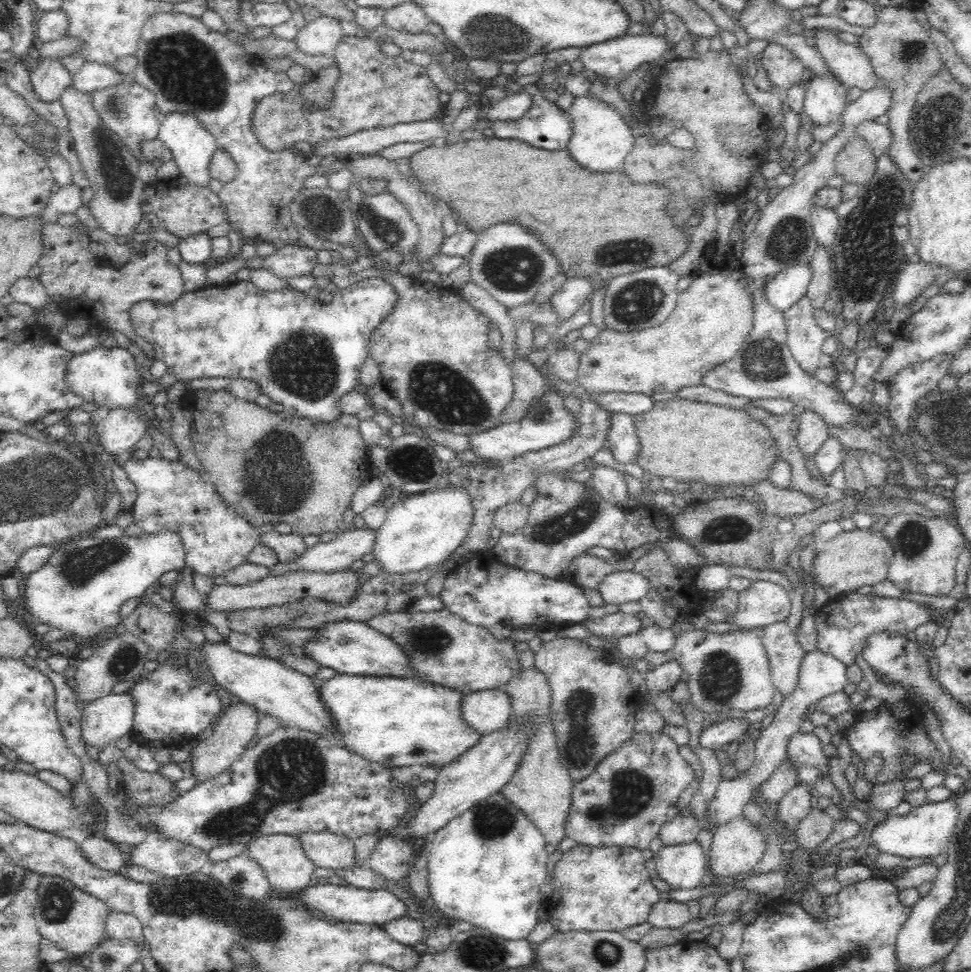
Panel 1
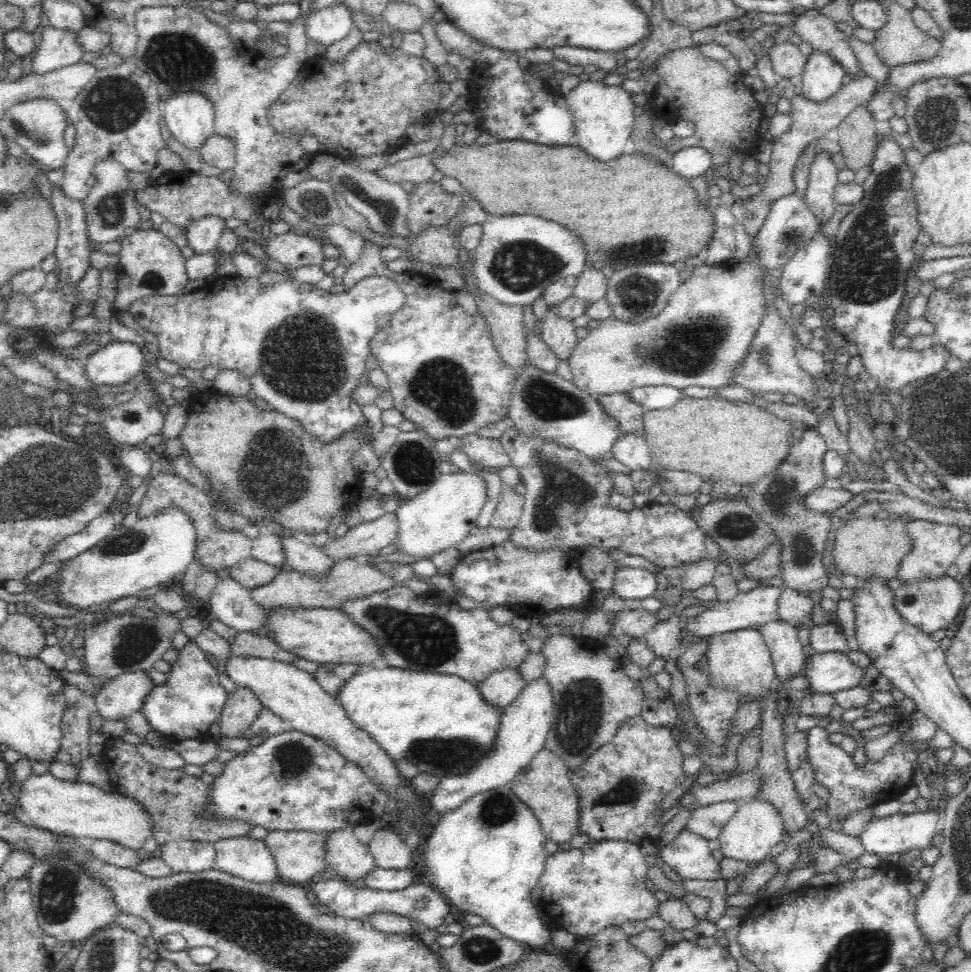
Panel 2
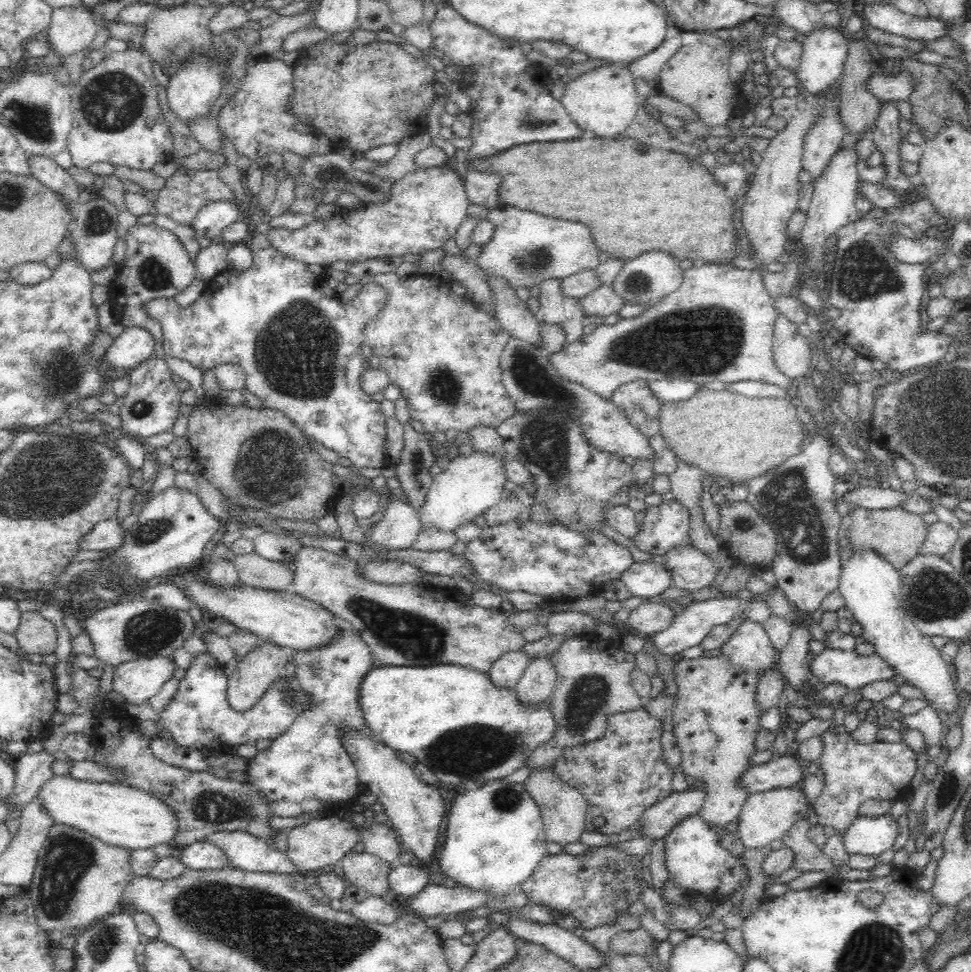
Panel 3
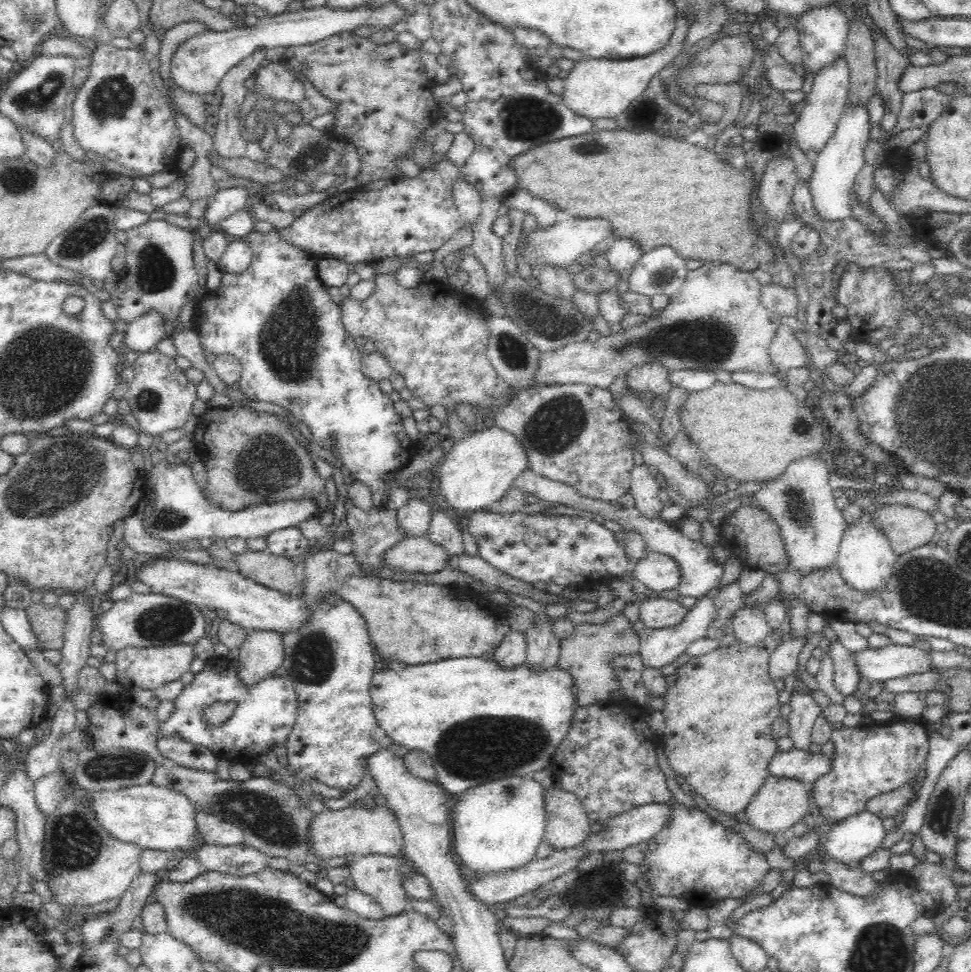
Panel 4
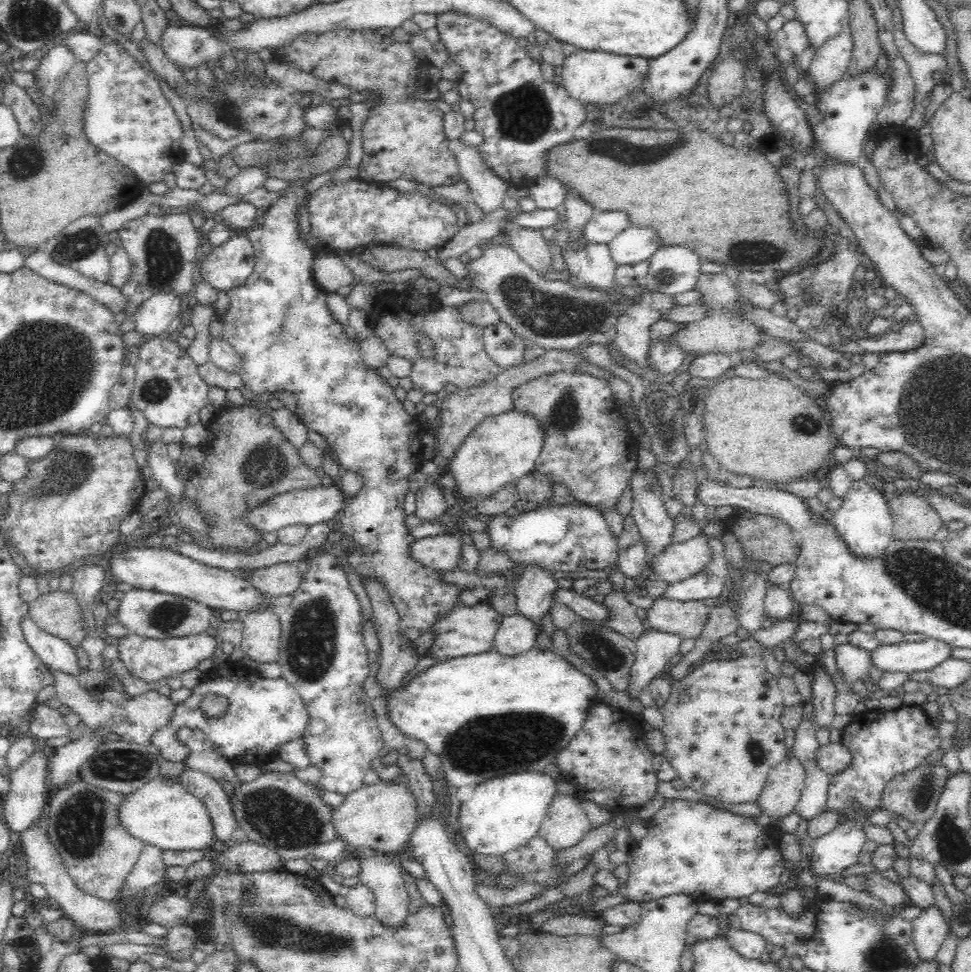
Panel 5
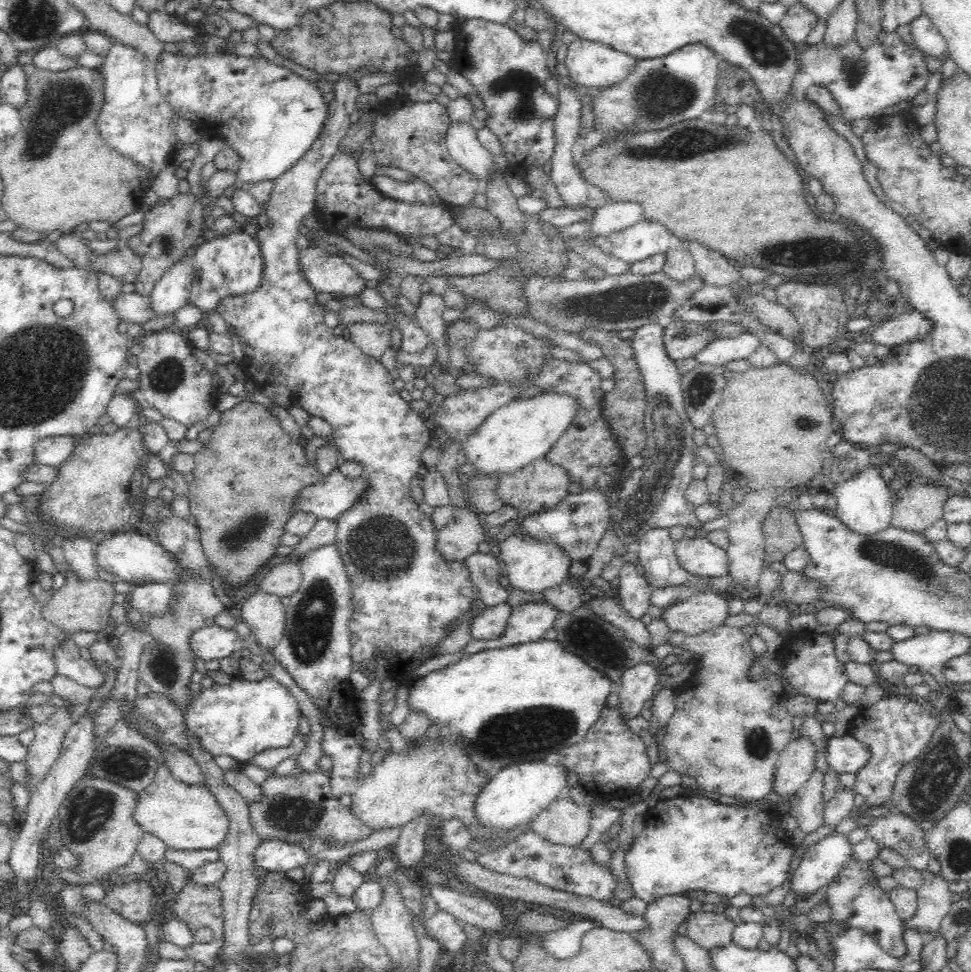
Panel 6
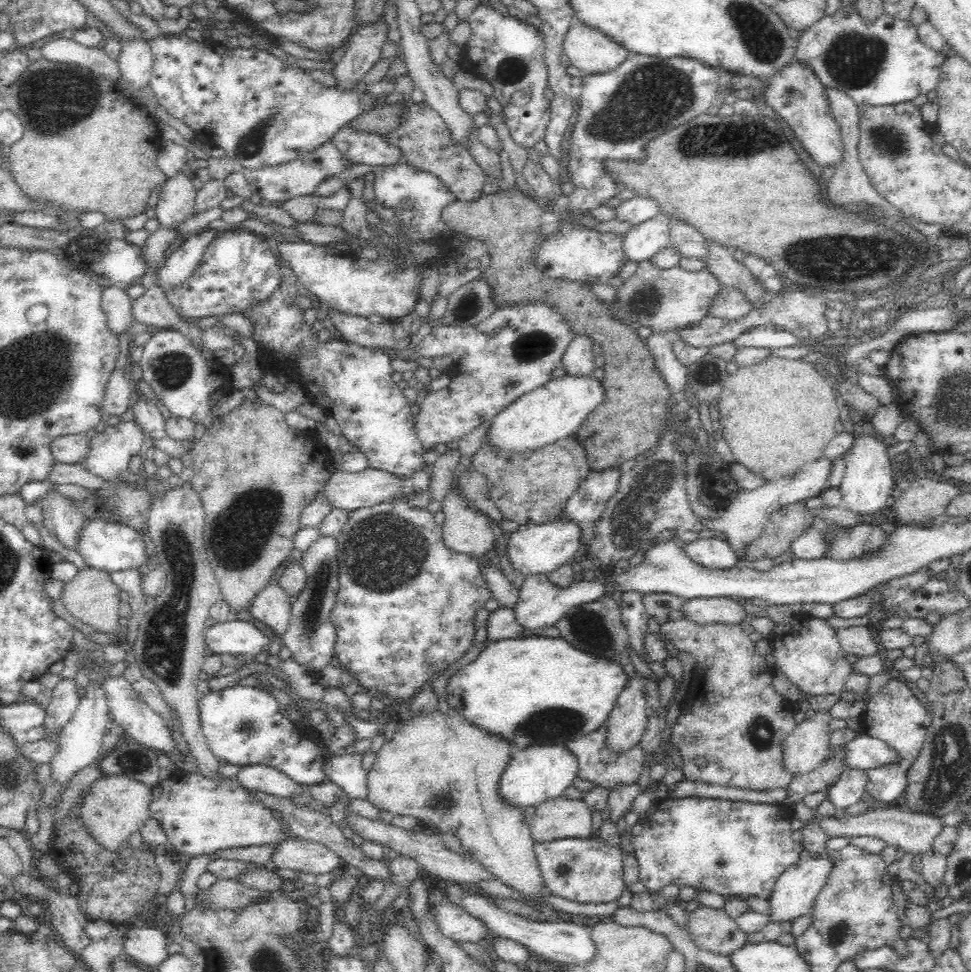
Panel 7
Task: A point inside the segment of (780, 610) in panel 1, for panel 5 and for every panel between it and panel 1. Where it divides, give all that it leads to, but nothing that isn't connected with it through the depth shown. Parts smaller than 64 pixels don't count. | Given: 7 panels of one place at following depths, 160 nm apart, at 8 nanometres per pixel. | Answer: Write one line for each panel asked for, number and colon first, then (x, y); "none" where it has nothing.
2: (753, 609)
3: (687, 629)
4: (658, 647)
5: (654, 648)

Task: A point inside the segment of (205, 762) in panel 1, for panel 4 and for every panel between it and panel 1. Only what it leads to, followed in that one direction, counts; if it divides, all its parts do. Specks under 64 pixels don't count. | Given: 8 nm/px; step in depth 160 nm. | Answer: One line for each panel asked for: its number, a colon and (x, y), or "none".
2: (242, 707)
3: (258, 670)
4: (261, 653)

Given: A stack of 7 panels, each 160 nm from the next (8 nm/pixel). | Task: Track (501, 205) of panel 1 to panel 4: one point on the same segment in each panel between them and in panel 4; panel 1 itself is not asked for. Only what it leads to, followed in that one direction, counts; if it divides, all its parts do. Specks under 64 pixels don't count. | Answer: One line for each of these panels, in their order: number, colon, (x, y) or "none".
2: (628, 211)
3: (633, 200)
4: (699, 204)

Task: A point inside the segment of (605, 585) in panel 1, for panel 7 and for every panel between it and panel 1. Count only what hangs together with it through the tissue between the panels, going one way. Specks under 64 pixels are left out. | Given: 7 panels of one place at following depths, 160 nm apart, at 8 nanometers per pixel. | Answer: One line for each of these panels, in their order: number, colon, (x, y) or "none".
2: (629, 583)
3: (648, 580)
4: (659, 572)
5: (678, 562)
6: (697, 554)
7: (711, 552)

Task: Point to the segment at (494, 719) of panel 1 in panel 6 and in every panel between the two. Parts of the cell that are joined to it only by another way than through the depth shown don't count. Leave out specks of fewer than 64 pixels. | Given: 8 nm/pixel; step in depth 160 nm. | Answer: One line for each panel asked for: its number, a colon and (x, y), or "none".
2: (501, 687)
3: (505, 673)
4: (512, 649)
5: (517, 633)
6: (527, 622)

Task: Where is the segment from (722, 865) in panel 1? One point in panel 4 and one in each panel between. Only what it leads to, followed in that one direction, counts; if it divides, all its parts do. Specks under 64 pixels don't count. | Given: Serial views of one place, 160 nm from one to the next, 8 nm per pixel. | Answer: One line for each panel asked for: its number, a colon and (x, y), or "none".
2: (756, 827)
3: (765, 816)
4: (782, 801)

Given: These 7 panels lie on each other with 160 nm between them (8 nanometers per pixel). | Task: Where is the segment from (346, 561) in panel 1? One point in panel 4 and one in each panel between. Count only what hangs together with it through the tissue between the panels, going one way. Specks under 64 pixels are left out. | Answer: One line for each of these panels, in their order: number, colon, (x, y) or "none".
2: (365, 539)
3: (400, 525)
4: (415, 517)

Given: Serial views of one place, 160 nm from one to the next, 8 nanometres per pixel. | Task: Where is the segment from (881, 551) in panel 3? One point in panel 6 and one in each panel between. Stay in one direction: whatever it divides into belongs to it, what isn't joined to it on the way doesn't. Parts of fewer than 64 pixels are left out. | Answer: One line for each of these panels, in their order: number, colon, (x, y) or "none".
4: (907, 528)
5: (914, 517)
6: (916, 508)

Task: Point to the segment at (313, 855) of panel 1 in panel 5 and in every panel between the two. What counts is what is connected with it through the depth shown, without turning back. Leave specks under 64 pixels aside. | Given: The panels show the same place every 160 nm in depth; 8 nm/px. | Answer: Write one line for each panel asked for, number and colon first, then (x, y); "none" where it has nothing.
2: (351, 859)
3: (365, 870)
4: (378, 875)
5: (387, 879)

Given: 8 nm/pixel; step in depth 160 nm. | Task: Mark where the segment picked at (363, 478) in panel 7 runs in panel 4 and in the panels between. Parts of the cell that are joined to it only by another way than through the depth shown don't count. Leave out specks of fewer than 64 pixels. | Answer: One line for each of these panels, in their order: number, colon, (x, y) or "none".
4: (181, 514)
5: (321, 504)
6: (329, 499)

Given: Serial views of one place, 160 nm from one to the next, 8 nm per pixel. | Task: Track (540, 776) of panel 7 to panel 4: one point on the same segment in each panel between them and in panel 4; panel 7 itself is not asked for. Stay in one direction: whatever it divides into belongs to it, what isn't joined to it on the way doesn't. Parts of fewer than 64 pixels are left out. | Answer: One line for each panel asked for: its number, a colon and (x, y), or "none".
4: (496, 826)
5: (502, 813)
6: (518, 792)

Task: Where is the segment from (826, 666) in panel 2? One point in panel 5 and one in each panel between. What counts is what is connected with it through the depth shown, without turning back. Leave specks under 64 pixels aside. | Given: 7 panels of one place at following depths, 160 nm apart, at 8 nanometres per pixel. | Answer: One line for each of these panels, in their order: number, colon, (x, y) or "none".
3: (852, 670)
4: (876, 664)
5: (905, 656)

